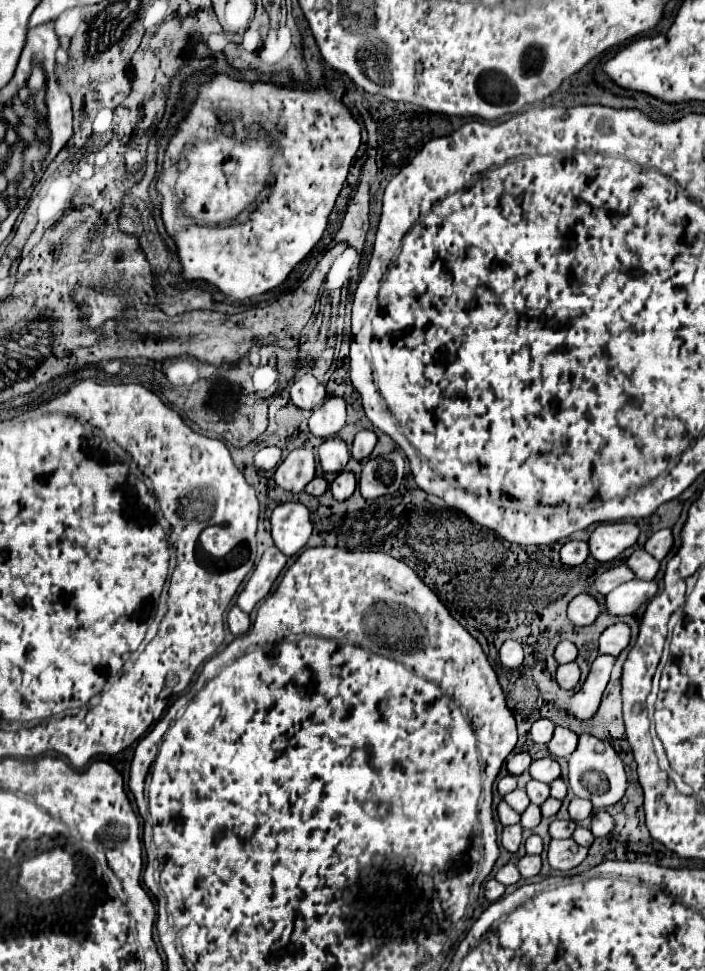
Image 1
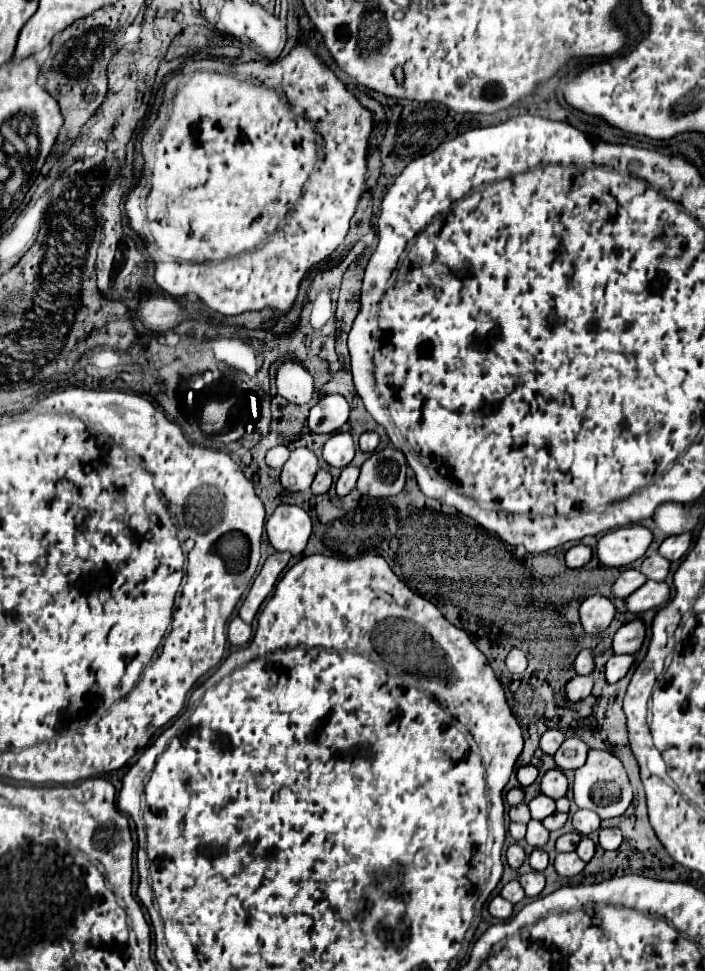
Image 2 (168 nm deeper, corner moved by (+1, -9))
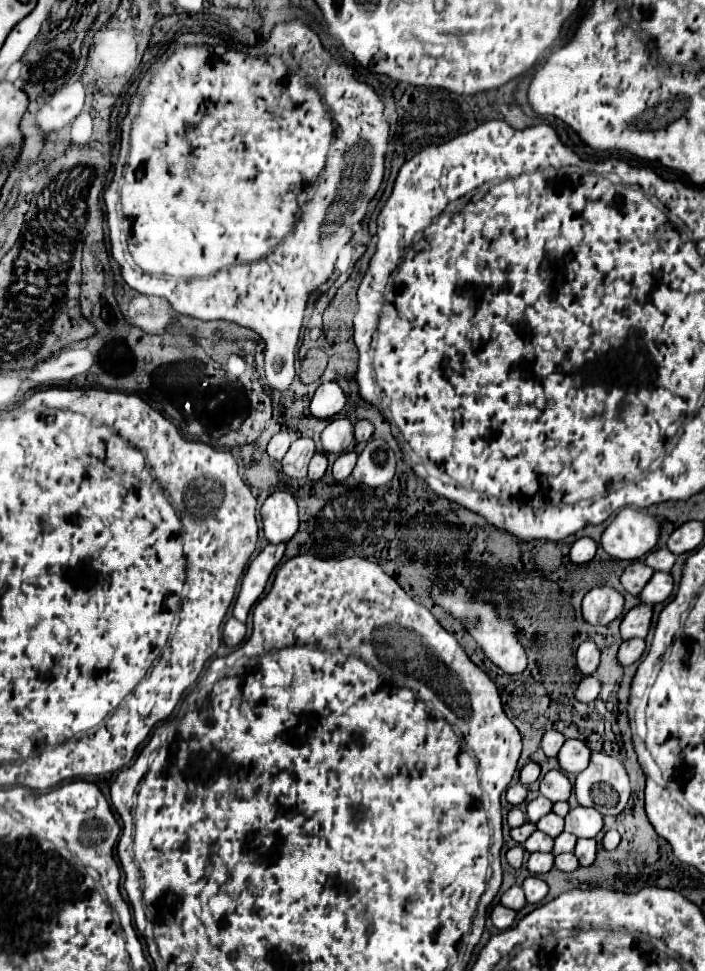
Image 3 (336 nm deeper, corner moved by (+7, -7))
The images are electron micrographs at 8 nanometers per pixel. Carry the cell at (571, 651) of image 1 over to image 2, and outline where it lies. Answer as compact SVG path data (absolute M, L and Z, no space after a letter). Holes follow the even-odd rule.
M588 649L578 653L578 657L574 661L574 669L576 669L578 675L590 675L594 671L594 657Z

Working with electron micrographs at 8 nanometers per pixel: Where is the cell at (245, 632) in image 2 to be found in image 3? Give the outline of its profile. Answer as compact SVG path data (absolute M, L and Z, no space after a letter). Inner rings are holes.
M230 617L230 619L226 621L226 625L224 625L224 631L222 631L224 643L226 643L228 647L236 647L236 645L242 643L244 635L246 635L246 625L240 623L238 619Z

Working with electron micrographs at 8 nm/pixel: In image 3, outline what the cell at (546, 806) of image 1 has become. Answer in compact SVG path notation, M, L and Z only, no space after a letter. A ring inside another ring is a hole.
M548 813L548 815L544 815L544 817L536 823L536 829L544 831L544 833L550 835L550 837L558 837L558 835L564 831L564 819L558 817L558 815L554 815L554 813Z

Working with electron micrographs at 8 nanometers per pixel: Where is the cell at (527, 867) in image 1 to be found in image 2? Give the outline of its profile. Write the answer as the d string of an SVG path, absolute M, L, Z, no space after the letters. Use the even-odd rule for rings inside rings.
M532 871L532 873L526 873L520 877L520 885L524 887L526 891L526 897L538 897L546 885L546 879L542 873L538 871Z

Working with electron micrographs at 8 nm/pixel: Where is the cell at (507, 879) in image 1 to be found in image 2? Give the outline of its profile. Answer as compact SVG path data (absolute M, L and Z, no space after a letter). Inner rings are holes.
M518 881L506 883L500 895L502 895L506 901L510 901L510 903L520 903L520 901L526 897L526 895L524 895L524 889L522 889L522 885L520 885Z

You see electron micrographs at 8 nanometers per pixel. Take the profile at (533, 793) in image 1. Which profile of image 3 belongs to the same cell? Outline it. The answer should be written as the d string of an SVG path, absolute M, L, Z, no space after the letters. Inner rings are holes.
M536 797L534 801L528 803L528 809L526 809L526 817L530 823L538 823L544 815L548 815L552 811L552 801L546 799L546 797Z

